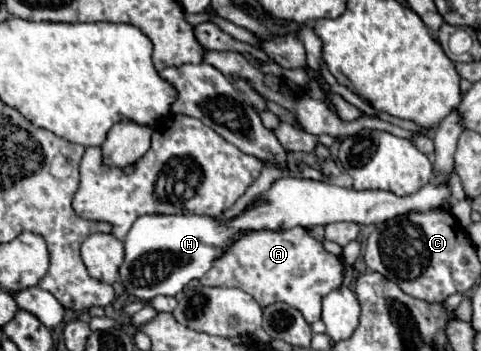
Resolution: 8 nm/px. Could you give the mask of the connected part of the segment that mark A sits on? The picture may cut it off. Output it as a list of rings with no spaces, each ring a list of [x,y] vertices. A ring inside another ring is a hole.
[[[304,227],[288,231],[244,231],[228,249],[214,259],[212,269],[200,279],[210,287],[238,287],[250,293],[260,307],[276,301],[284,301],[296,307],[308,323],[320,319],[322,297],[342,285],[340,257],[328,253],[318,239],[314,239]]]

